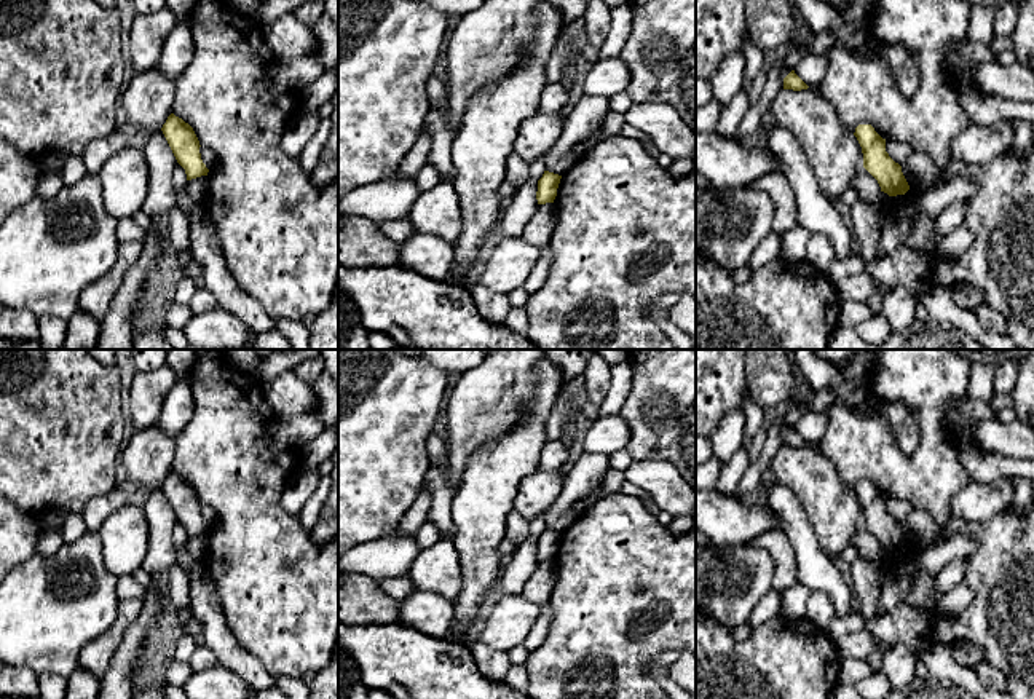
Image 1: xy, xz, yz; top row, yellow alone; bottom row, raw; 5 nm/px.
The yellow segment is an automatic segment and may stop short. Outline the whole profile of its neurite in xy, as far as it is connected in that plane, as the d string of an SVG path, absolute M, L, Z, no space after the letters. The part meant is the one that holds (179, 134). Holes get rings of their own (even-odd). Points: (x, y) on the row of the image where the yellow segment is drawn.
M171 113L161 131L177 163L185 169L187 180L207 176L209 169L201 160L199 140L188 123Z

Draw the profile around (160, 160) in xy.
M161 129L148 134L142 150L148 168L148 195L144 201L142 212L153 217L174 206L176 188L172 171L177 160Z

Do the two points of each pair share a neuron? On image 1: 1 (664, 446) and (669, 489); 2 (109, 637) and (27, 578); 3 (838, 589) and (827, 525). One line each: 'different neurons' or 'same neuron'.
1: different neurons
2: different neurons
3: different neurons

